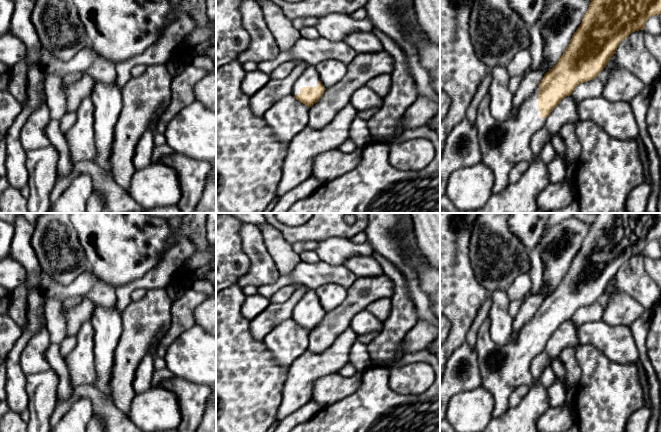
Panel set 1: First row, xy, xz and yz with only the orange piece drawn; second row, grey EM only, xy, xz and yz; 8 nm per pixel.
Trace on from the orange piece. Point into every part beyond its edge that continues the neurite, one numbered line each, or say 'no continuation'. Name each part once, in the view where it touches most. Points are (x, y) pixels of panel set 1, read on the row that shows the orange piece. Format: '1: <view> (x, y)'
1: yz (503, 144)

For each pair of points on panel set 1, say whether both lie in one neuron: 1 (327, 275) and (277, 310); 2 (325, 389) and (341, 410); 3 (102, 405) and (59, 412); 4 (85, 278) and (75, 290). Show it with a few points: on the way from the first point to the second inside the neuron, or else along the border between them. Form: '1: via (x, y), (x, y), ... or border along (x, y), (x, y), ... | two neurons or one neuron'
1: border along (302, 285), (308, 288) | two neurons
2: border along (356, 389), (351, 394), (322, 408) | two neurons
3: via (91, 394), (79, 394), (70, 402) | one neuron
4: via (84, 281), (78, 287) | one neuron

